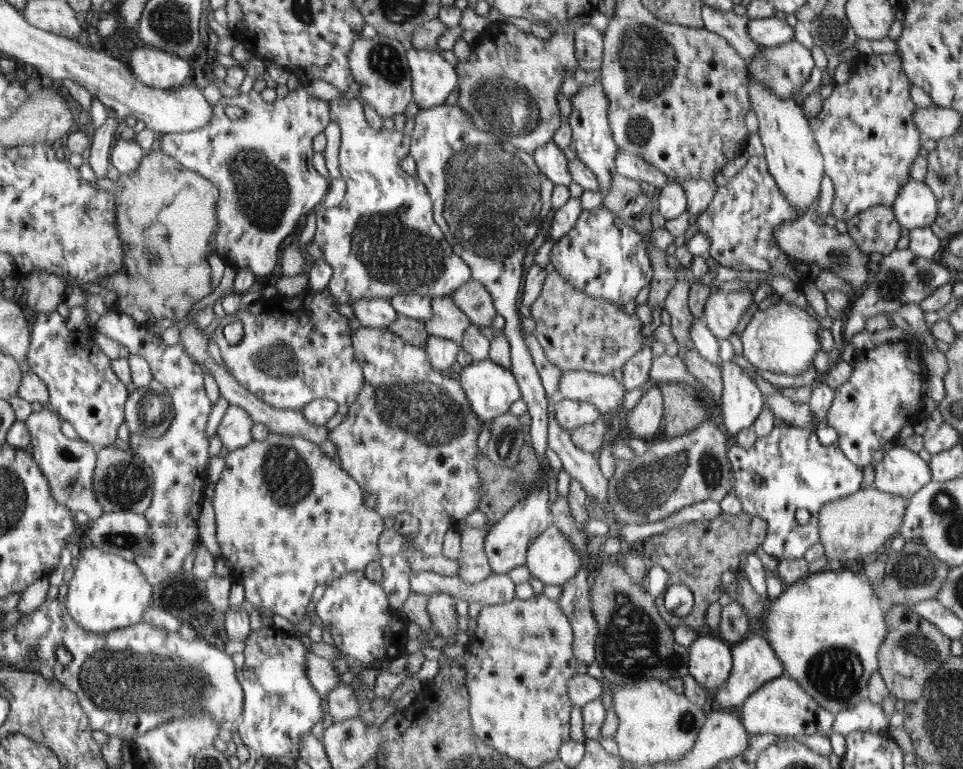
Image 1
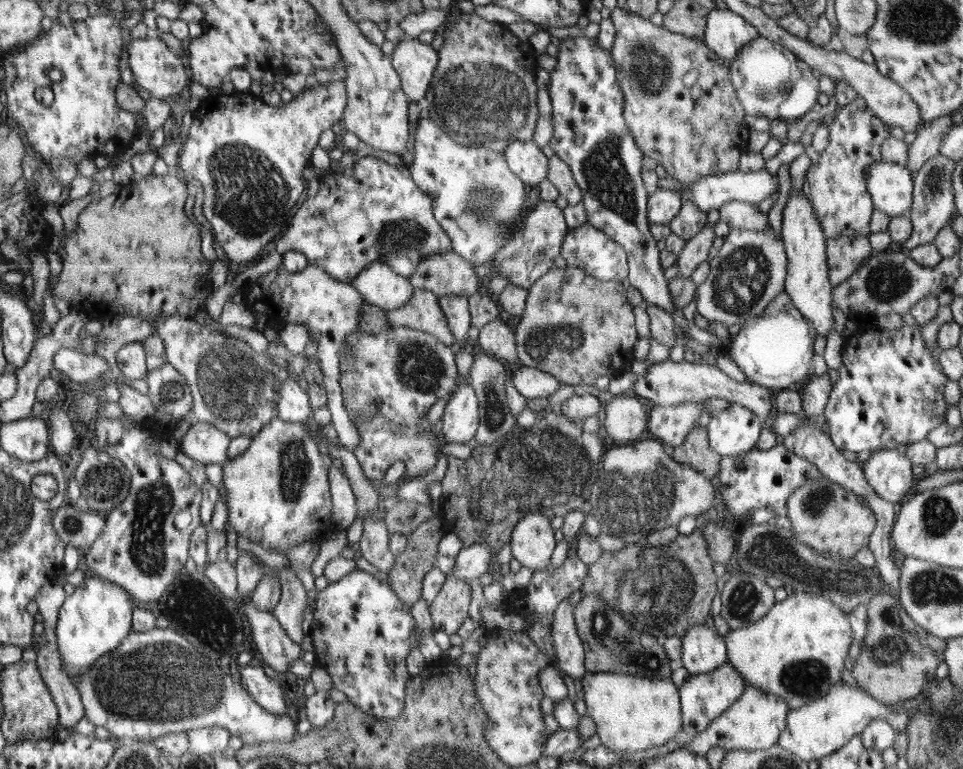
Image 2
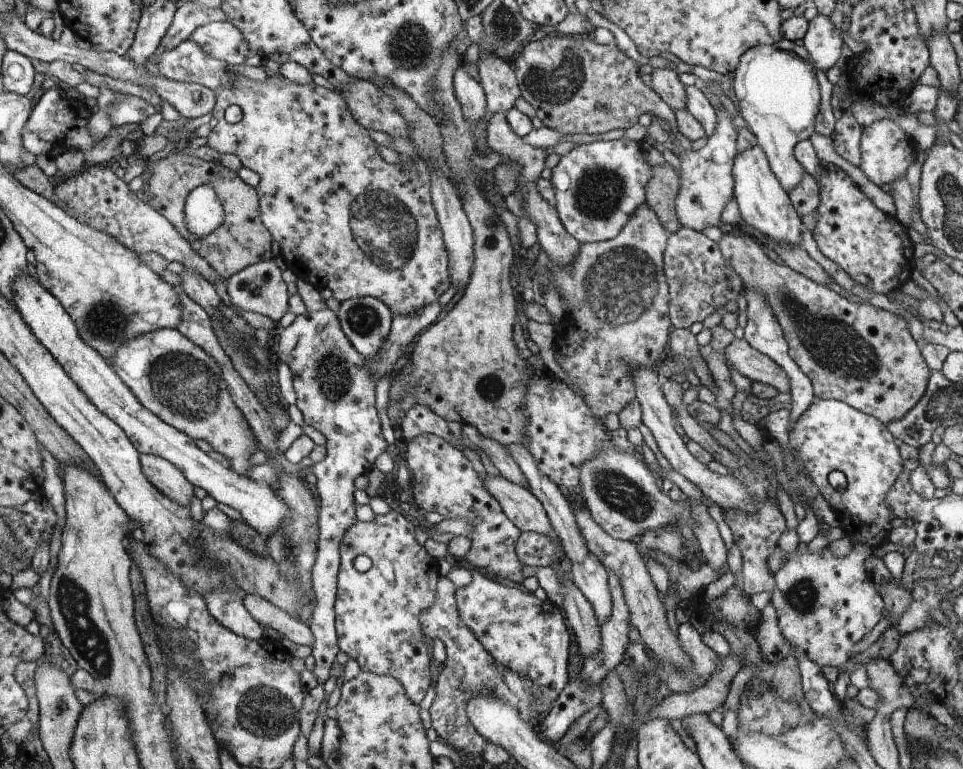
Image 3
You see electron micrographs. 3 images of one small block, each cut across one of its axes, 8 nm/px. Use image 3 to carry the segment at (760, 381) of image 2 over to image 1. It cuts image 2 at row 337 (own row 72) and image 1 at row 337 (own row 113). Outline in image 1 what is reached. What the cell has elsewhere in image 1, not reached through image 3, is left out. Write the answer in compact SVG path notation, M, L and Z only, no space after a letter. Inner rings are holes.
M783 300L772 302L767 310L756 308L750 323L740 335L743 357L751 366L774 374L802 374L812 366L821 349L818 340L819 321L816 317L810 316L806 309Z

